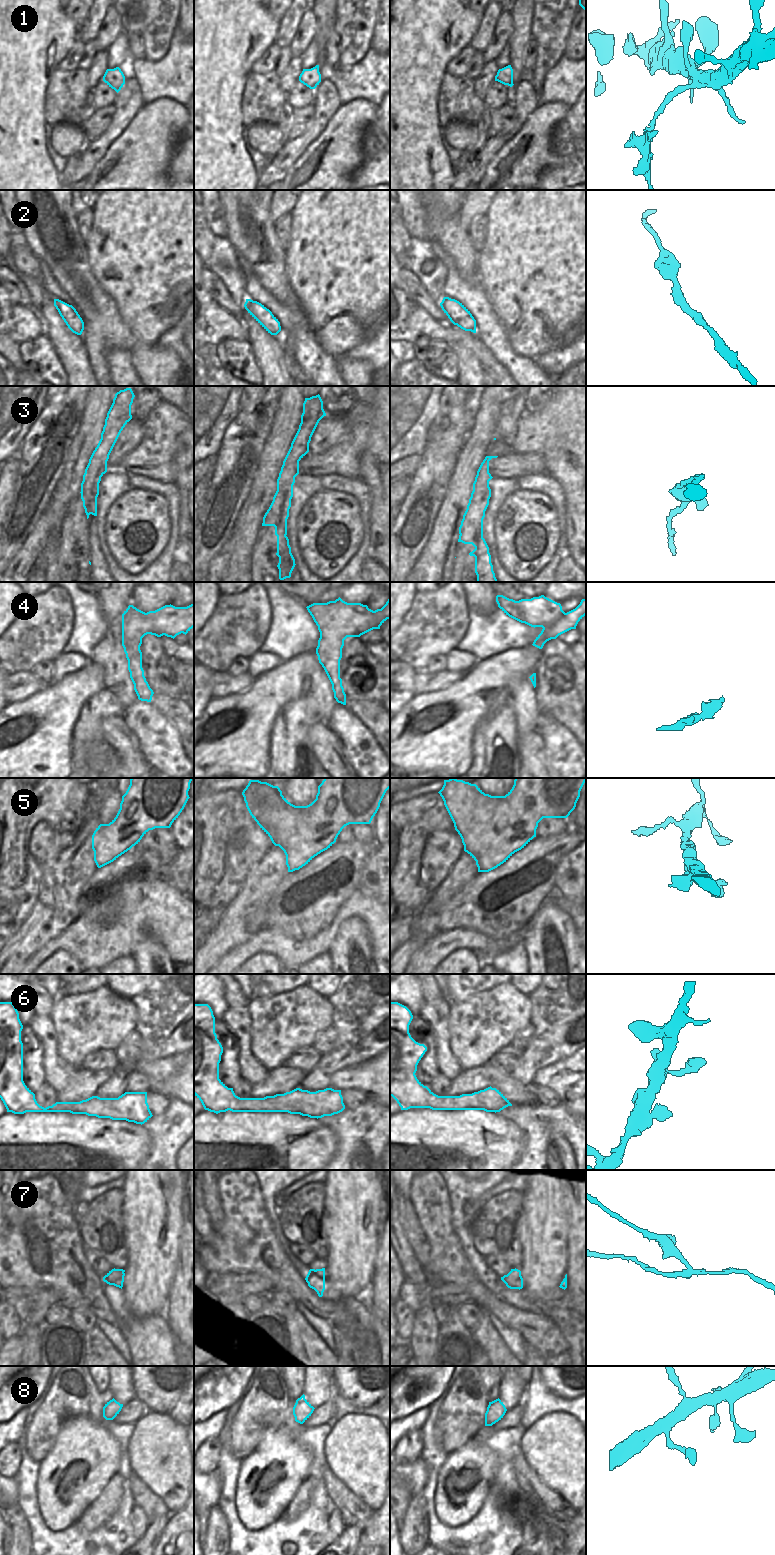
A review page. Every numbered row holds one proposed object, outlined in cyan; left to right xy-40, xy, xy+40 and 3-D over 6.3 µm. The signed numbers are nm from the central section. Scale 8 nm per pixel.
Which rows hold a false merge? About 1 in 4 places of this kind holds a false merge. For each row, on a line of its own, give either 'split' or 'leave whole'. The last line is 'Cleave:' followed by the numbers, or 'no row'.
1: split
2: leave whole
3: split
4: leave whole
5: leave whole
6: leave whole
7: split
8: leave whole
Cleave: 1, 3, 7

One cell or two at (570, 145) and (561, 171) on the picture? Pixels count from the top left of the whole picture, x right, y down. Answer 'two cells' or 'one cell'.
one cell

